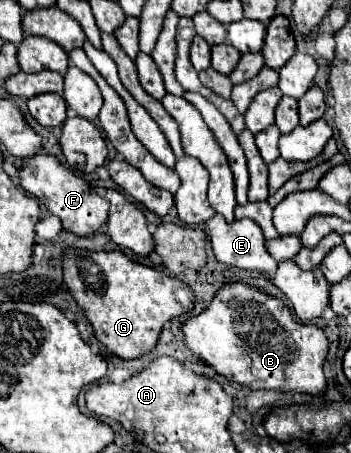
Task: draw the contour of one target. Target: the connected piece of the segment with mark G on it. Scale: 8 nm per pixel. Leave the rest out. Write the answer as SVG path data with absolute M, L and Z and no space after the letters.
M65 248L63 252L63 280L73 296L73 300L83 308L89 324L93 326L95 338L109 348L111 354L115 354L121 360L133 360L143 354L147 354L161 332L161 326L179 314L185 314L187 310L193 308L193 292L191 288L177 280L171 278L163 272L157 272L155 268L149 268L145 264L135 262L131 256L127 256L121 250L113 252L93 252L93 250L83 250L83 248Z

